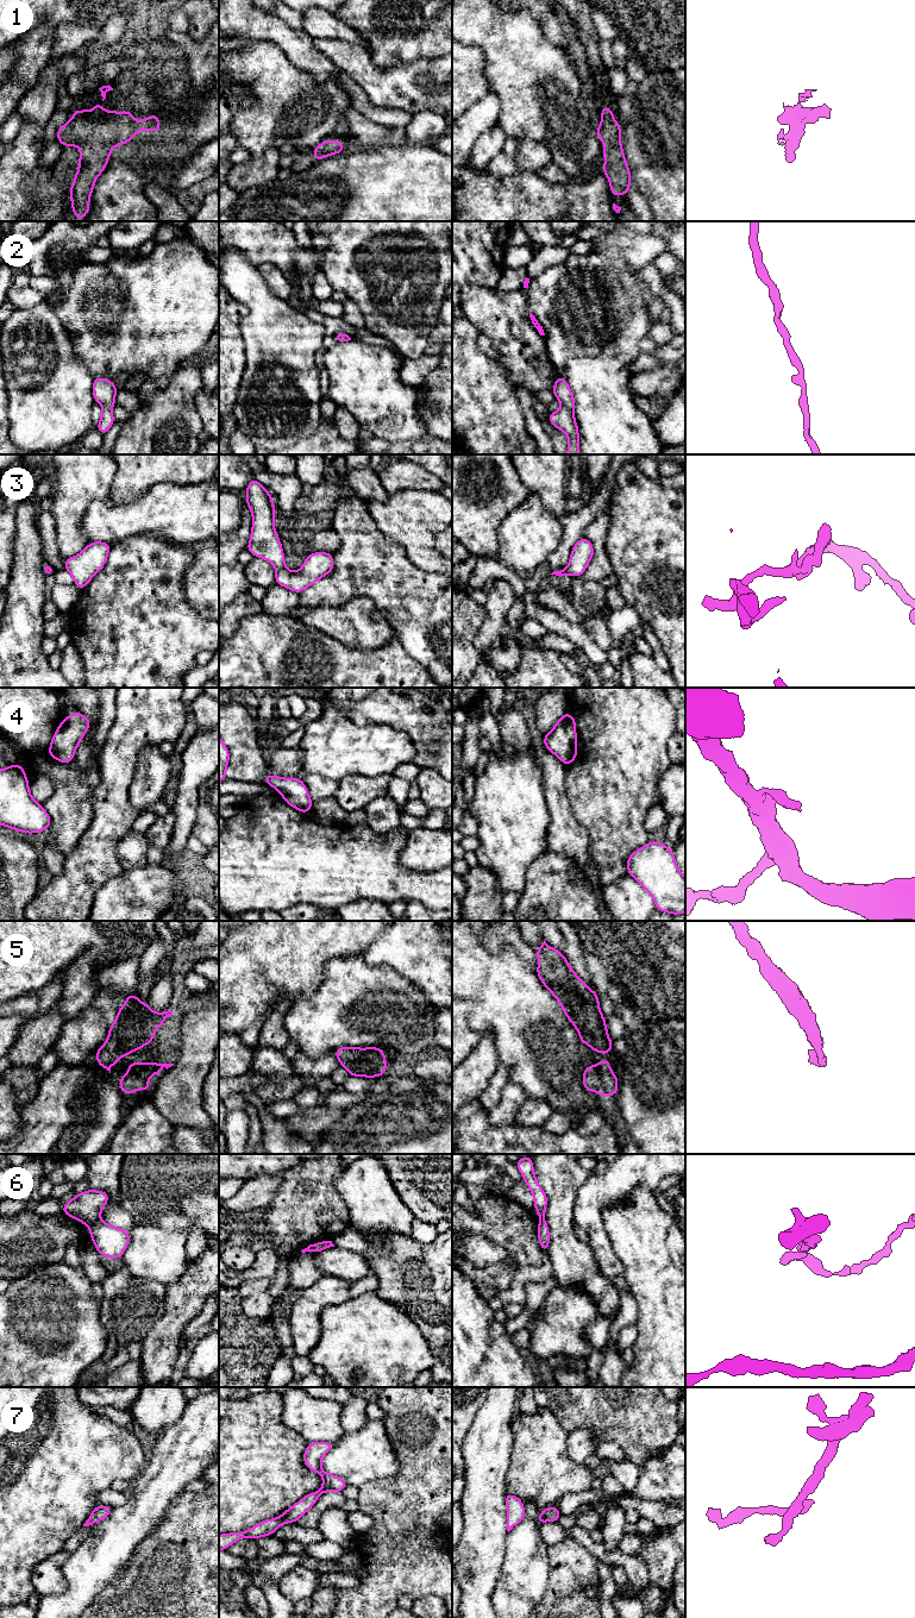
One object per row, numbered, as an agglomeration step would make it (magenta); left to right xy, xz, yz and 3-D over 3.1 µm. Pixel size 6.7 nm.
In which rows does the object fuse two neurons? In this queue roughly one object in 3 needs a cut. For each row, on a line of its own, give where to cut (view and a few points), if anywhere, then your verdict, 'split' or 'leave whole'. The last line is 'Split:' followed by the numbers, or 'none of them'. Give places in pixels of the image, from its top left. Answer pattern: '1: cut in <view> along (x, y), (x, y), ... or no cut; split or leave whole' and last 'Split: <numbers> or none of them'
1: no cut; leave whole
2: no cut; leave whole
3: no cut; leave whole
4: no cut; leave whole
5: no cut; leave whole
6: cut in xy along (99, 1217), (89, 1227); split
7: no cut; leave whole
Split: 6

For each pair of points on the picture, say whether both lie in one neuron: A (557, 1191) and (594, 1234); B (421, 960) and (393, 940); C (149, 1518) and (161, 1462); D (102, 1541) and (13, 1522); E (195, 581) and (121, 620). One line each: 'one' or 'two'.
A: two
B: one
C: one
D: two
E: two

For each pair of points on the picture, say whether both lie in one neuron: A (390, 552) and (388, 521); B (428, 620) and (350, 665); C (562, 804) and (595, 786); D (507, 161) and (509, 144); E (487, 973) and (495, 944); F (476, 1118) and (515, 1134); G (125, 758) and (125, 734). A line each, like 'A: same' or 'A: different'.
A: different
B: different
C: different
D: same
E: different
F: same
G: same

